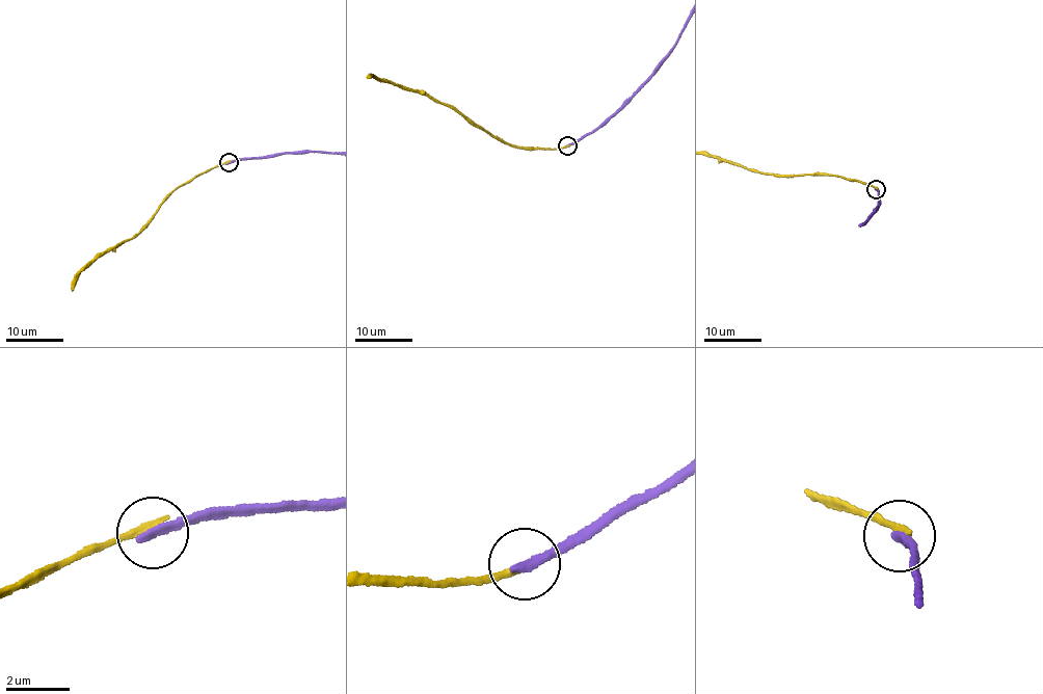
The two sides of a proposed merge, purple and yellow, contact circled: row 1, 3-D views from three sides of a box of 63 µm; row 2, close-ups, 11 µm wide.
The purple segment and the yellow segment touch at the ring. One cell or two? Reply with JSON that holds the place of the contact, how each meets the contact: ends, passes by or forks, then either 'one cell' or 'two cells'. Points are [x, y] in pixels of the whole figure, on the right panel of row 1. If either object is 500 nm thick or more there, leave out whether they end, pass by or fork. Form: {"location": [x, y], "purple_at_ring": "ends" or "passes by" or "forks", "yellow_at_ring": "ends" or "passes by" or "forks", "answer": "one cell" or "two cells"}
{"location": [876, 189], "purple_at_ring": "ends", "yellow_at_ring": "ends", "answer": "two cells"}

